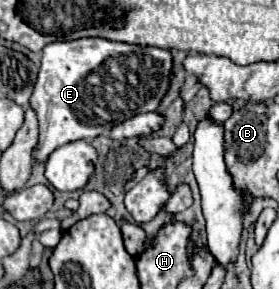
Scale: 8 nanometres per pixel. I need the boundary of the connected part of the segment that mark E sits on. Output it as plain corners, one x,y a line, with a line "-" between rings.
79,38
47,44
29,102
39,116
35,162
45,162
55,148
67,142
93,140
139,112
157,110
171,86
171,76
173,56
163,48
113,42
107,38

